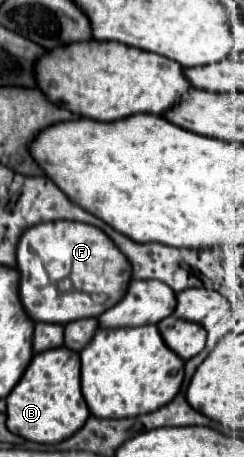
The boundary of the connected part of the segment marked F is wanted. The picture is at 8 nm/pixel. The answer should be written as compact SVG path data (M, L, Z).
M49 221L27 229L17 247L17 267L21 271L21 303L33 321L43 323L71 323L83 317L99 317L117 305L127 293L131 281L131 265L117 245L101 231L87 223L75 221Z

